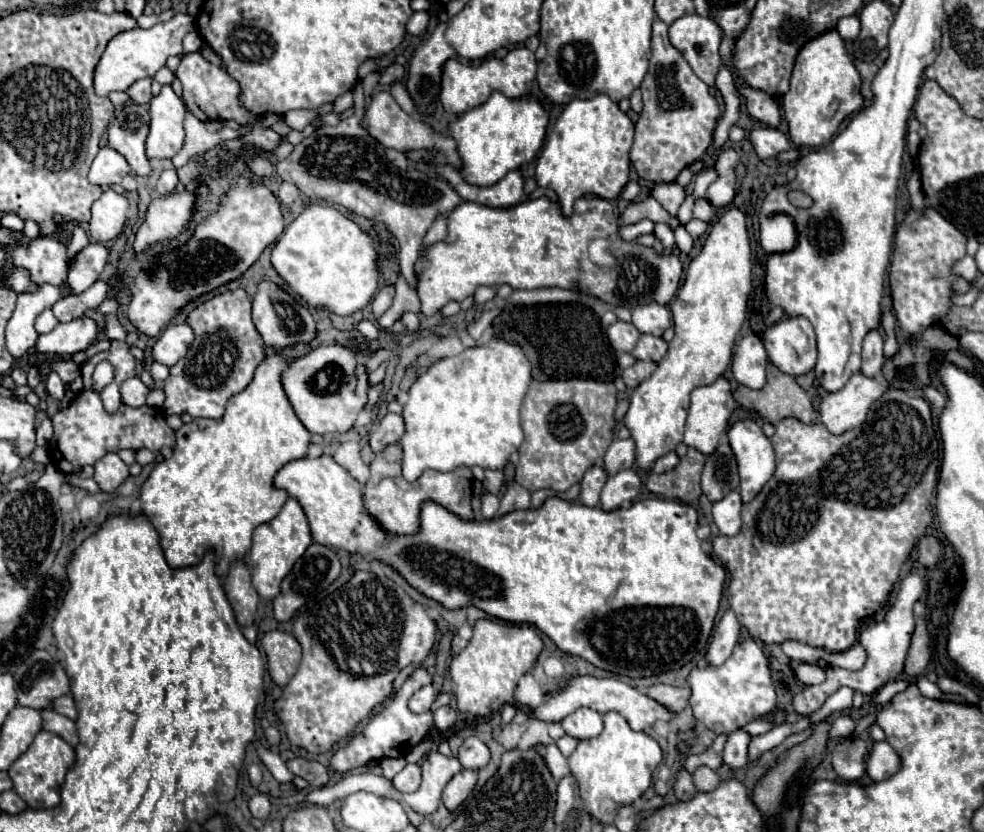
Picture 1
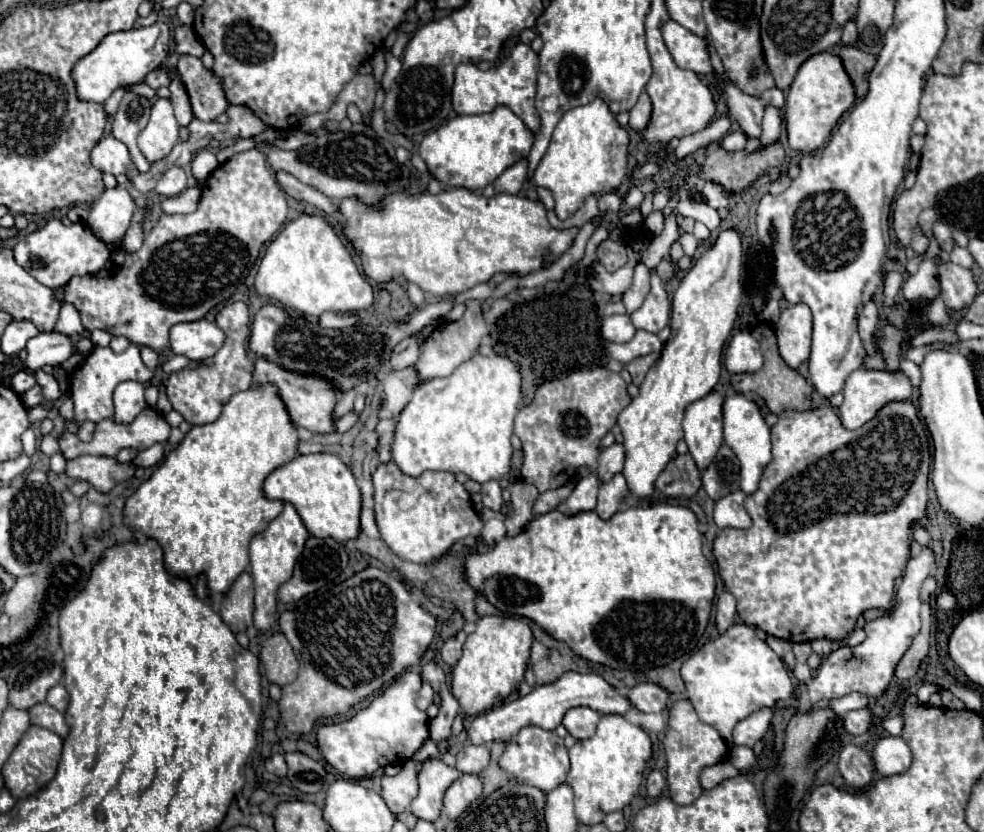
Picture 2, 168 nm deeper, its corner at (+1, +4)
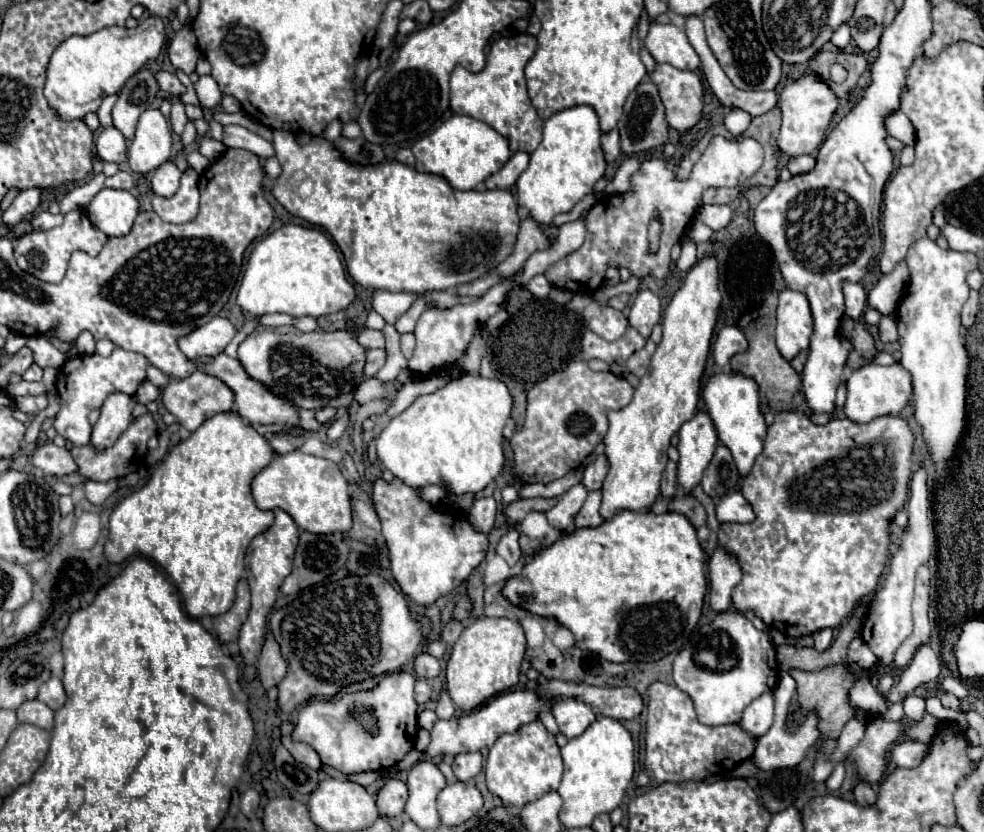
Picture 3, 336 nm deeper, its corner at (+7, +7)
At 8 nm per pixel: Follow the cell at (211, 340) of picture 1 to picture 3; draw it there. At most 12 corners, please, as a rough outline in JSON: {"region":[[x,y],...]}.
{"region":[[196,370],[172,378],[162,404],[192,432],[234,408],[220,378]]}

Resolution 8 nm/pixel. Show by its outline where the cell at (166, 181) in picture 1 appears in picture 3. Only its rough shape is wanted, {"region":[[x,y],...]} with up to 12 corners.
{"region":[[164,162],[150,178],[158,196],[176,194],[182,172]]}

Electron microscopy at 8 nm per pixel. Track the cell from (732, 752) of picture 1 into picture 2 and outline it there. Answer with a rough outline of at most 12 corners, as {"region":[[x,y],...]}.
{"region":[[770,707],[734,727],[734,745],[754,747],[772,723]]}

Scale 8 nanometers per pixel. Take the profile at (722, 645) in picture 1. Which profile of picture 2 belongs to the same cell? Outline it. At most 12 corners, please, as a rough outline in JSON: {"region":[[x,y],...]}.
{"region":[[724,591],[716,603],[716,627],[724,633],[736,621],[736,599]]}

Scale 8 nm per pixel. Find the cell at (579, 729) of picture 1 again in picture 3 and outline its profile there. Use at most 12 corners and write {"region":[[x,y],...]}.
{"region":[[558,700],[552,714],[566,738],[580,736],[596,720],[590,706]]}

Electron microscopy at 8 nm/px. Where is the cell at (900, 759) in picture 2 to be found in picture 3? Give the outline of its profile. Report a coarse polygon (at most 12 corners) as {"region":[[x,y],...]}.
{"region":[[902,740],[888,760],[896,768],[920,764],[928,744]]}

